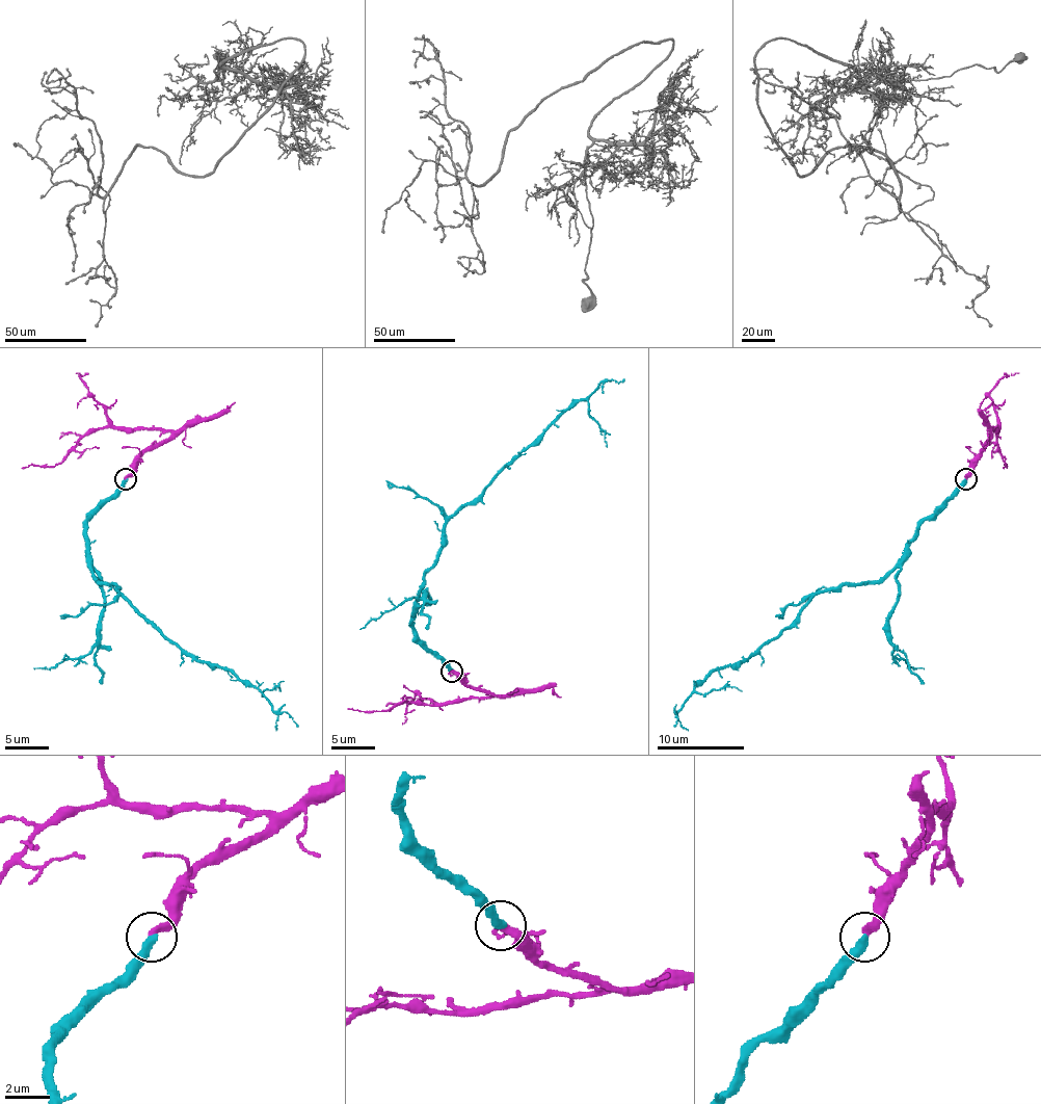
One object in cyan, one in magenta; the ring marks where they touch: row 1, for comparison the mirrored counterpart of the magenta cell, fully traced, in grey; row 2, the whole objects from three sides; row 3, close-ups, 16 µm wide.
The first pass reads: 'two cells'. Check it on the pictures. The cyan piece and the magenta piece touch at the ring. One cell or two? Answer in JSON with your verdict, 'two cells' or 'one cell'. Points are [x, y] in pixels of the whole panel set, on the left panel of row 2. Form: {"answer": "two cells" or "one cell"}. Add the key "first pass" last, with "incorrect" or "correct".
{"answer": "one cell", "first pass": "incorrect"}

